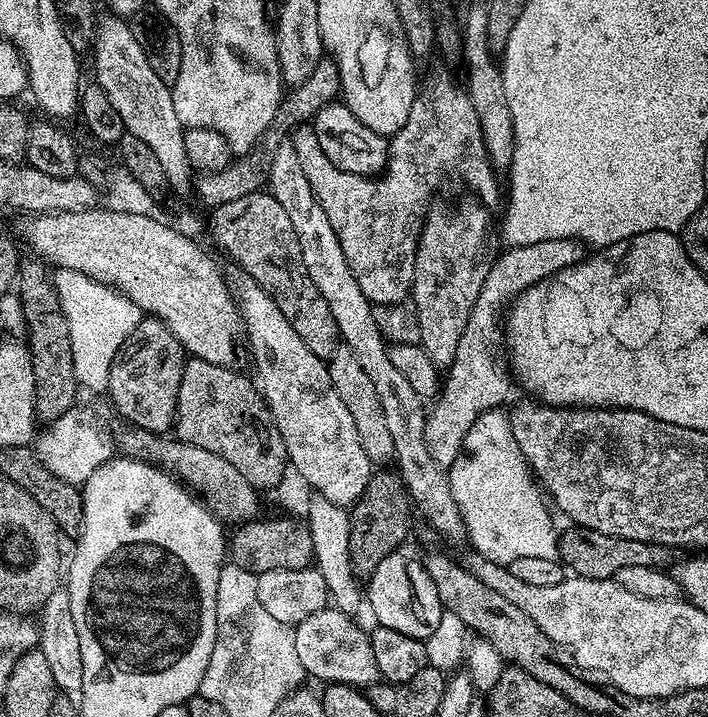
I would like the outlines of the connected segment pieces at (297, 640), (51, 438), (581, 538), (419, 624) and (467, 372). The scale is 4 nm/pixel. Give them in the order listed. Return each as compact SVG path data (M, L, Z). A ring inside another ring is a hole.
M329 606L322 610L318 610L318 614L310 614L310 618L306 618L300 624L295 625L294 646L298 650L298 662L302 662L305 673L307 673L311 679L313 676L314 679L324 680L323 682L327 682L328 684L350 684L353 688L361 690L367 689L369 686L377 683L377 681L381 679L380 671L378 670L378 662L374 662L374 650L372 649L372 642L369 633L367 631L362 632L358 625L352 624L351 620L353 619L347 613L339 612L336 607Z
M81 406L73 407L72 411L65 416L59 416L57 420L51 421L49 432L44 432L35 437L34 451L40 465L50 474L62 478L62 482L70 482L77 486L83 486L102 466L114 456L114 434L104 425L104 420L96 412L87 412Z
M568 526L565 532L563 529L559 533L556 545L558 546L559 563L569 573L595 580L613 579L618 574L618 570L622 570L625 566L650 566L651 568L663 569L668 566L664 564L670 563L669 565L671 565L673 563L672 556L674 556L673 549L666 547L665 544L638 542L630 538L602 534L598 530L579 526Z
M400 555L382 558L382 562L378 562L378 570L367 577L366 604L372 607L372 616L379 627L425 641L430 634L434 634L444 609L440 607L438 590L434 590L434 582L430 582L430 574L423 563L419 559L411 560L408 556Z
M578 240L533 242L530 246L504 248L497 255L490 266L490 274L486 274L486 282L482 282L482 294L478 294L478 302L474 302L474 310L470 310L466 330L462 330L462 338L458 338L458 350L452 363L447 365L442 391L434 400L436 405L433 408L431 405L426 412L426 450L430 450L430 458L434 458L440 468L451 468L464 451L466 430L474 426L482 413L500 408L508 391L514 388L502 347L502 317L506 305L530 286L545 283L560 269L580 263L585 256L585 245Z

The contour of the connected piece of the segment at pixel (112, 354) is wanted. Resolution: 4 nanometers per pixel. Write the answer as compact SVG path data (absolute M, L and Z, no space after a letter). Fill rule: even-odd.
M56 268L51 273L52 287L58 294L58 302L70 328L70 350L74 358L74 374L81 389L107 393L110 382L110 366L124 347L126 338L134 334L134 326L142 318L141 310L130 298L86 274L69 268Z

